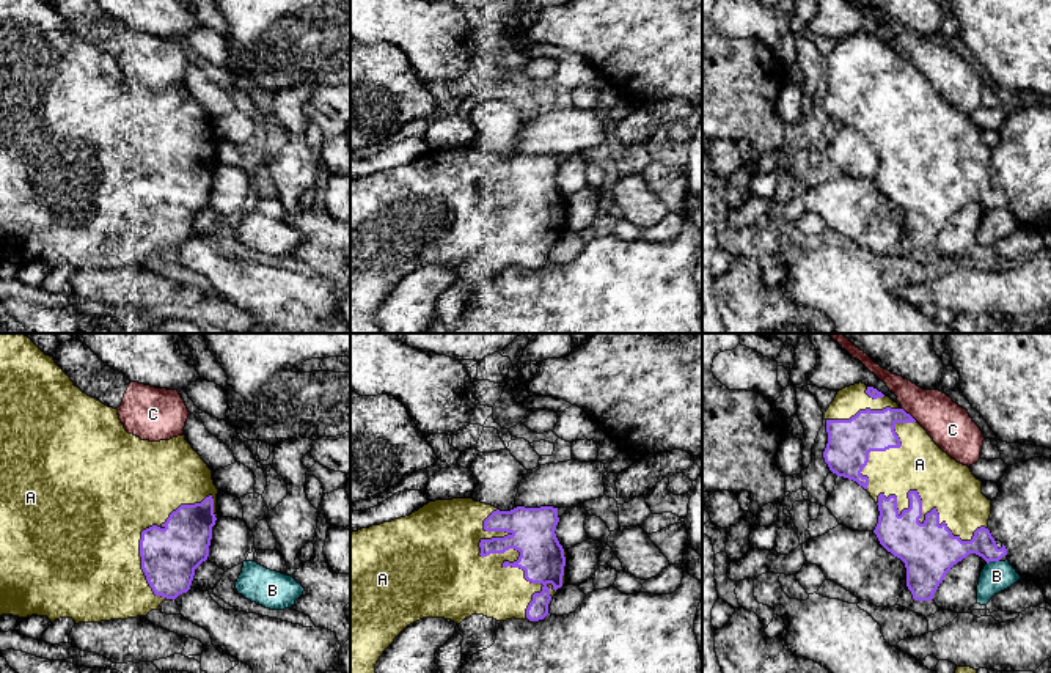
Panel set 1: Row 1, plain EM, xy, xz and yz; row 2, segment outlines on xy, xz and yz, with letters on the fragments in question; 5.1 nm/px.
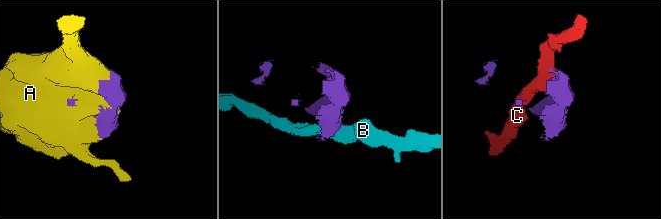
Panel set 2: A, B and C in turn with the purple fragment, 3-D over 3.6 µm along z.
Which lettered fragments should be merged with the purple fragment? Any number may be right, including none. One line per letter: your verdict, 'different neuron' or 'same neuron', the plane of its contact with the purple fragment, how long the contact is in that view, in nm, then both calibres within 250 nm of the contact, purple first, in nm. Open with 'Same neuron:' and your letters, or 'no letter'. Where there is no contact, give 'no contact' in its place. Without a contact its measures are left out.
Same neuron: A
A: same neuron; contact in xz; length 600 nm; calibres 220 and 320 nm
B: different neuron; contact in yz; length 70 nm; calibres 170 and 160 nm
C: different neuron; contact in yz; length 100 nm; calibres 220 and 220 nm

